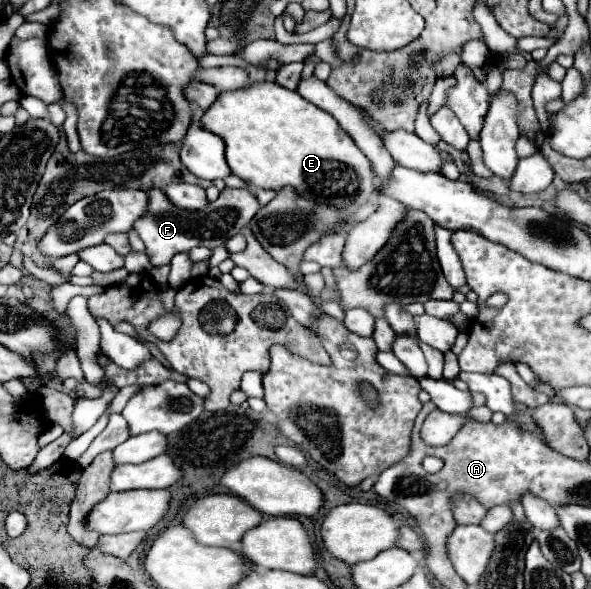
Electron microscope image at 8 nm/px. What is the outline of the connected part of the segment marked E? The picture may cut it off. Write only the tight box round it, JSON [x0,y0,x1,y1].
[203,83,375,209]

